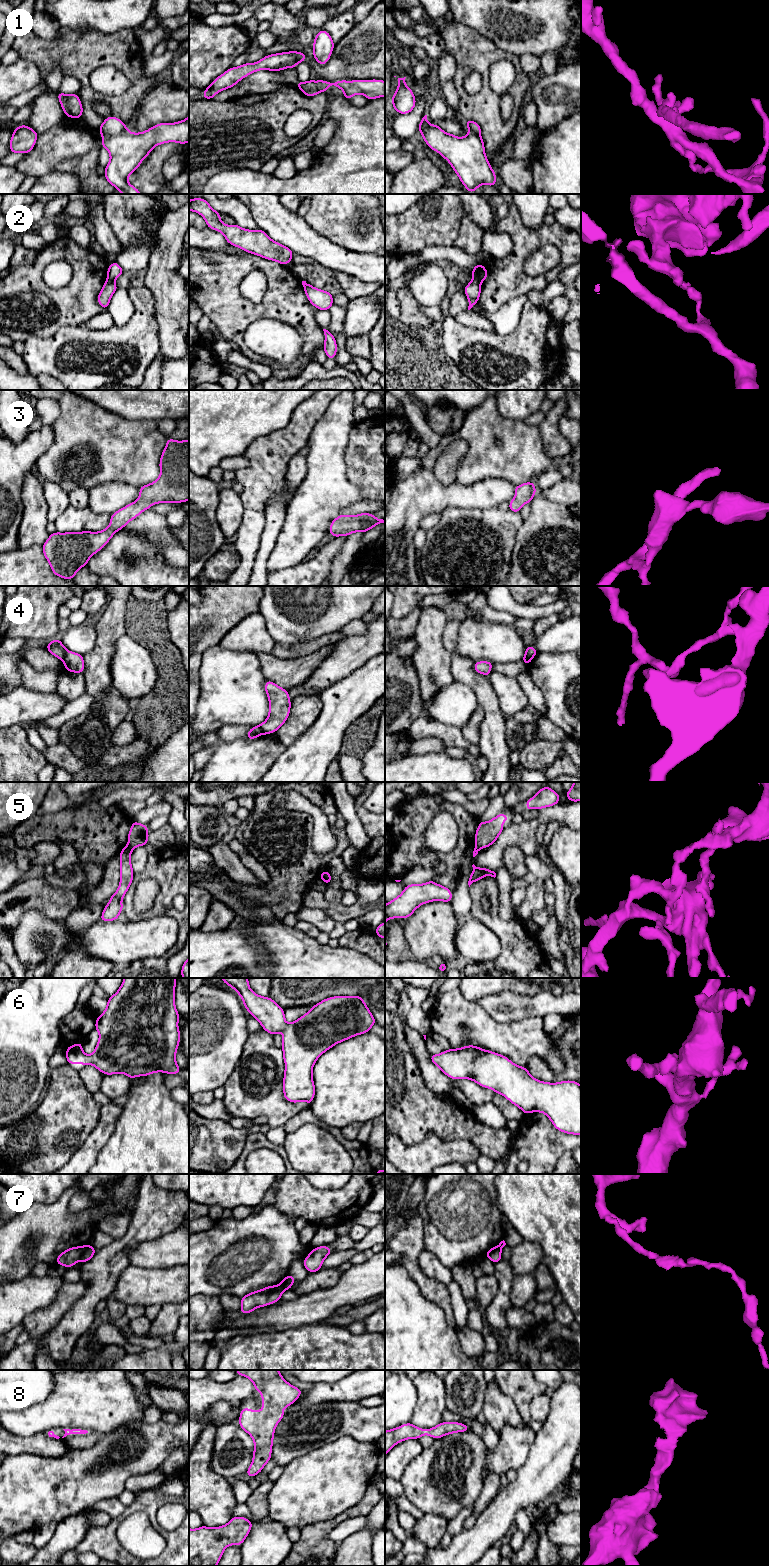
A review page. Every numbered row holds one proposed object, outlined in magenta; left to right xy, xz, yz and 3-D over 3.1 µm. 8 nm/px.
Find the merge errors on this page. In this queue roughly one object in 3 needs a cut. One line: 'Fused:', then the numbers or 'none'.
Fused: 1, 2, 4, 5, 7

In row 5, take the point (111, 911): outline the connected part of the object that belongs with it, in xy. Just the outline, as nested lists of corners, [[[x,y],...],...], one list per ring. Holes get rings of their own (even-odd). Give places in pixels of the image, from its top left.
[[[126,845],[120,852],[120,883],[117,891],[109,899],[109,903],[104,907],[100,921],[115,921],[123,910],[122,899],[128,891],[134,876],[131,865],[131,853],[133,847]]]

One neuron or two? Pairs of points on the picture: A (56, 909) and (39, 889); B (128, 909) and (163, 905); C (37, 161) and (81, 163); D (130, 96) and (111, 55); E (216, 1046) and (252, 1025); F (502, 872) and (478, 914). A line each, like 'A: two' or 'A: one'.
A: one
B: one
C: two
D: one
E: two
F: two

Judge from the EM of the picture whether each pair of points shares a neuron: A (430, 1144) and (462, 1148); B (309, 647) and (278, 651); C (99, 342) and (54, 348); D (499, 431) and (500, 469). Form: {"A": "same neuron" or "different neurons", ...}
{"A": "same neuron", "B": "same neuron", "C": "same neuron", "D": "same neuron"}

